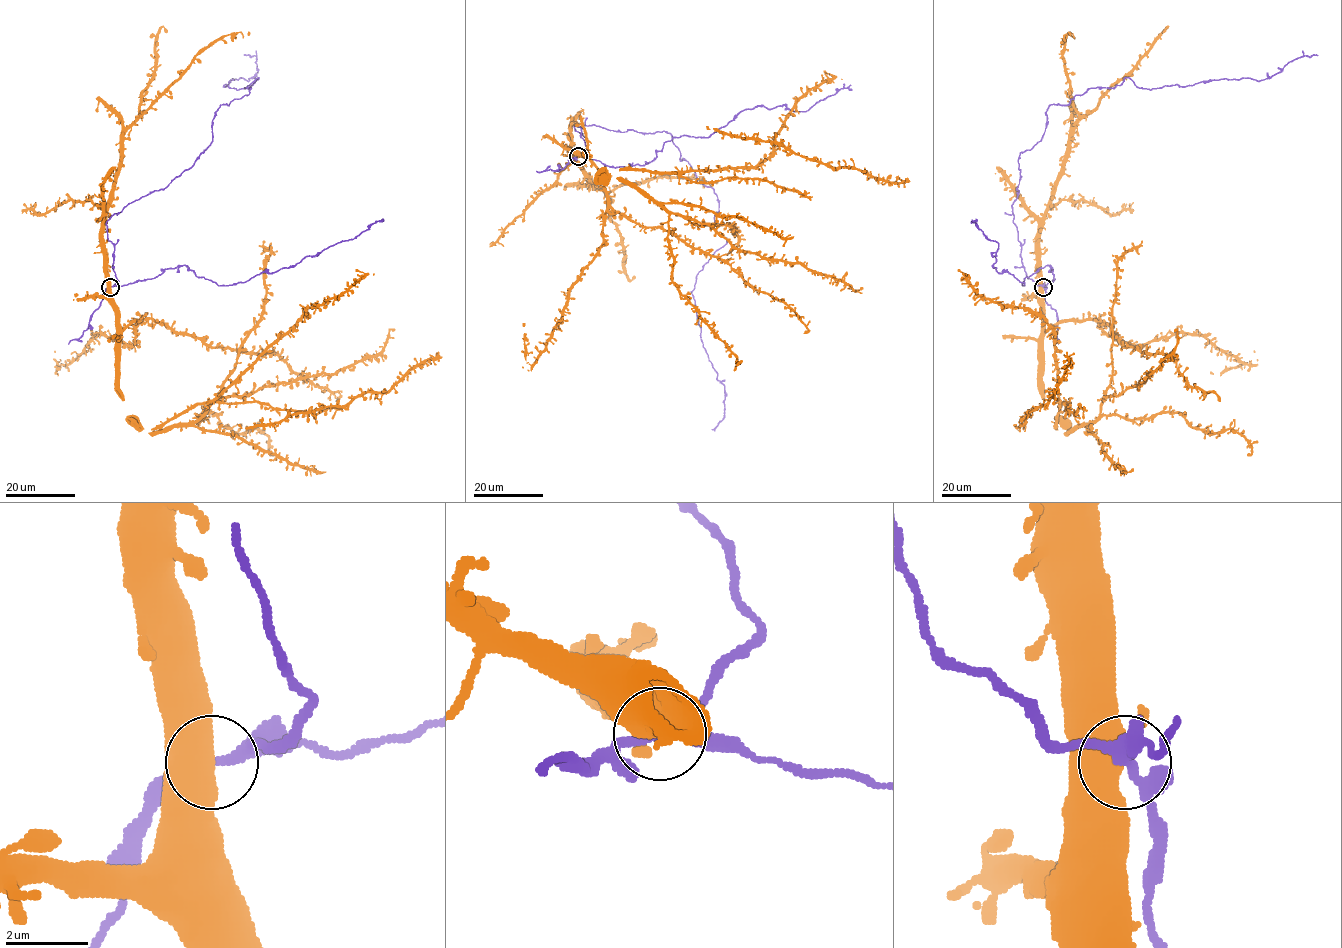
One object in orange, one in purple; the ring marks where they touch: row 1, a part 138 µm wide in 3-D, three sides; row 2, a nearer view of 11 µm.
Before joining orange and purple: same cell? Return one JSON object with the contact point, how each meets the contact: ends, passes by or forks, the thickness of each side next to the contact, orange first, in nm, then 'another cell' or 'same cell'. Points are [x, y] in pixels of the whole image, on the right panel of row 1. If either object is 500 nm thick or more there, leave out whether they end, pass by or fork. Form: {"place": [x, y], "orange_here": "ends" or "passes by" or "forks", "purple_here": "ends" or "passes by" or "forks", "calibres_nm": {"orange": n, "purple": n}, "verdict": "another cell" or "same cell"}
{"place": [1043, 287], "orange_here": "passes by", "purple_here": "forks", "calibres_nm": {"orange": 480, "purple": 200}, "verdict": "same cell"}

